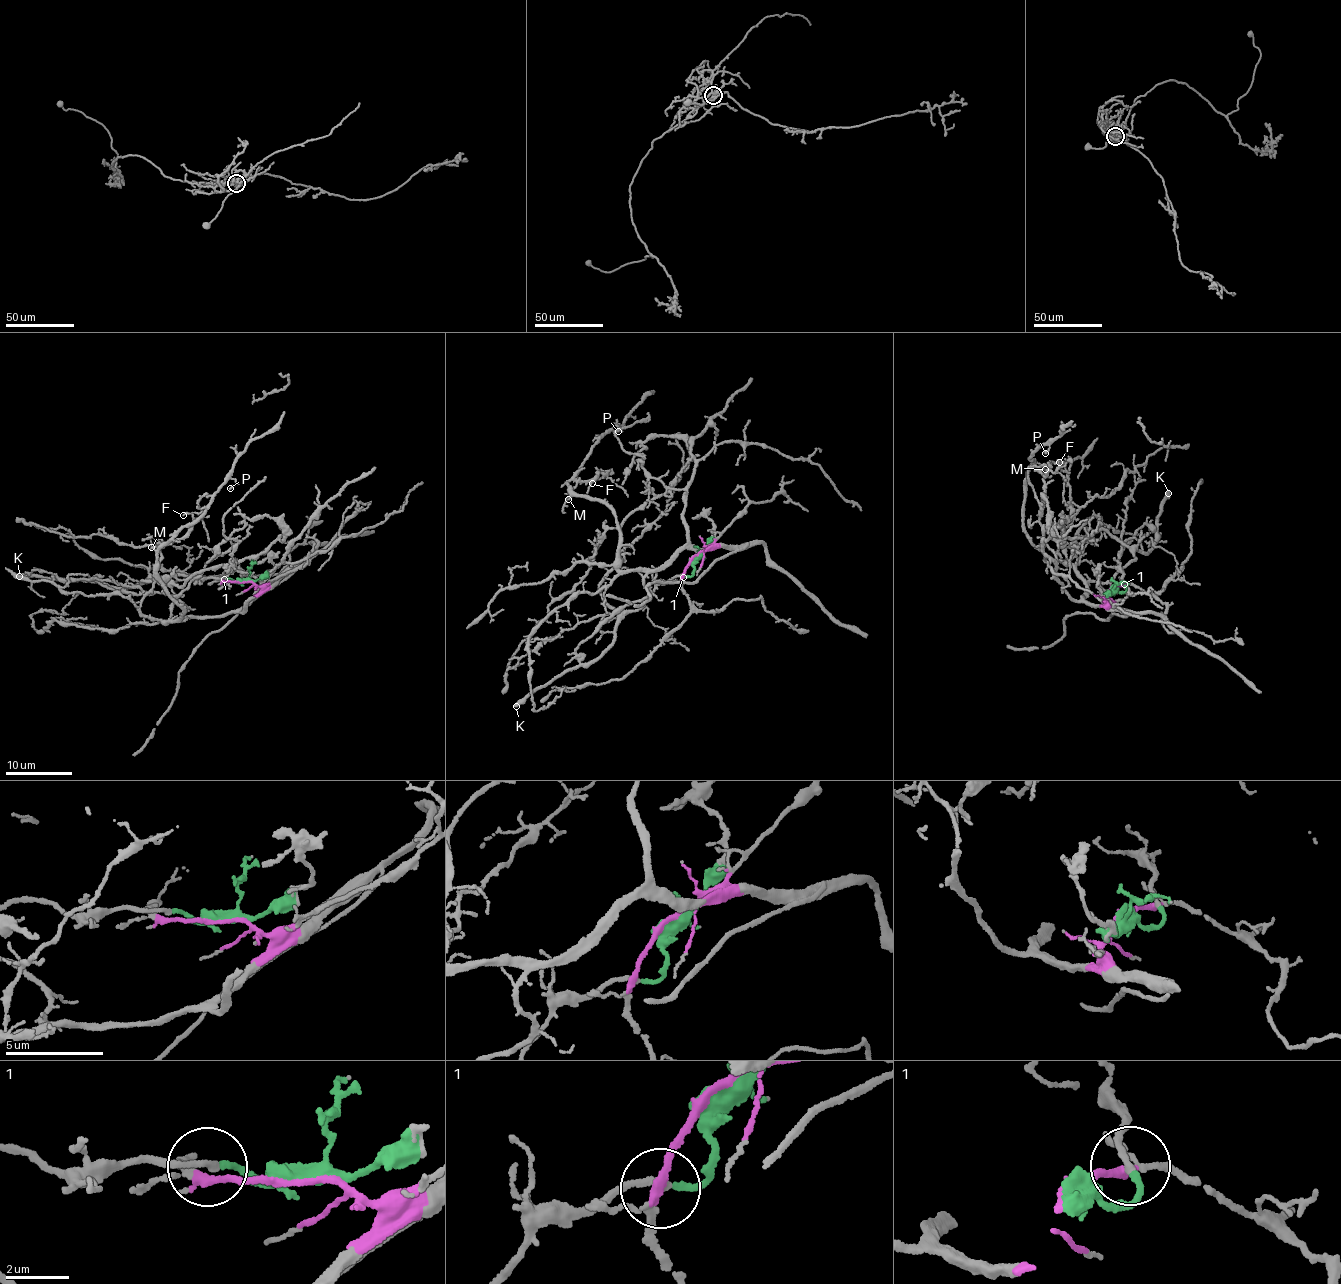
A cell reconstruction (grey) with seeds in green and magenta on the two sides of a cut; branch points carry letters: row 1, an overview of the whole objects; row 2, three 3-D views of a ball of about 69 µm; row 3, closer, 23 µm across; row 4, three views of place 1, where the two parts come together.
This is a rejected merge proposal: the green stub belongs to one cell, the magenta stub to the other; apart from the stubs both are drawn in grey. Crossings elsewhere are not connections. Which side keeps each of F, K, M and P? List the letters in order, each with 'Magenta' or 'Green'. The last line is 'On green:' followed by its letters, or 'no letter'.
F: Magenta
K: Green
M: Magenta
P: Magenta
On green: K

